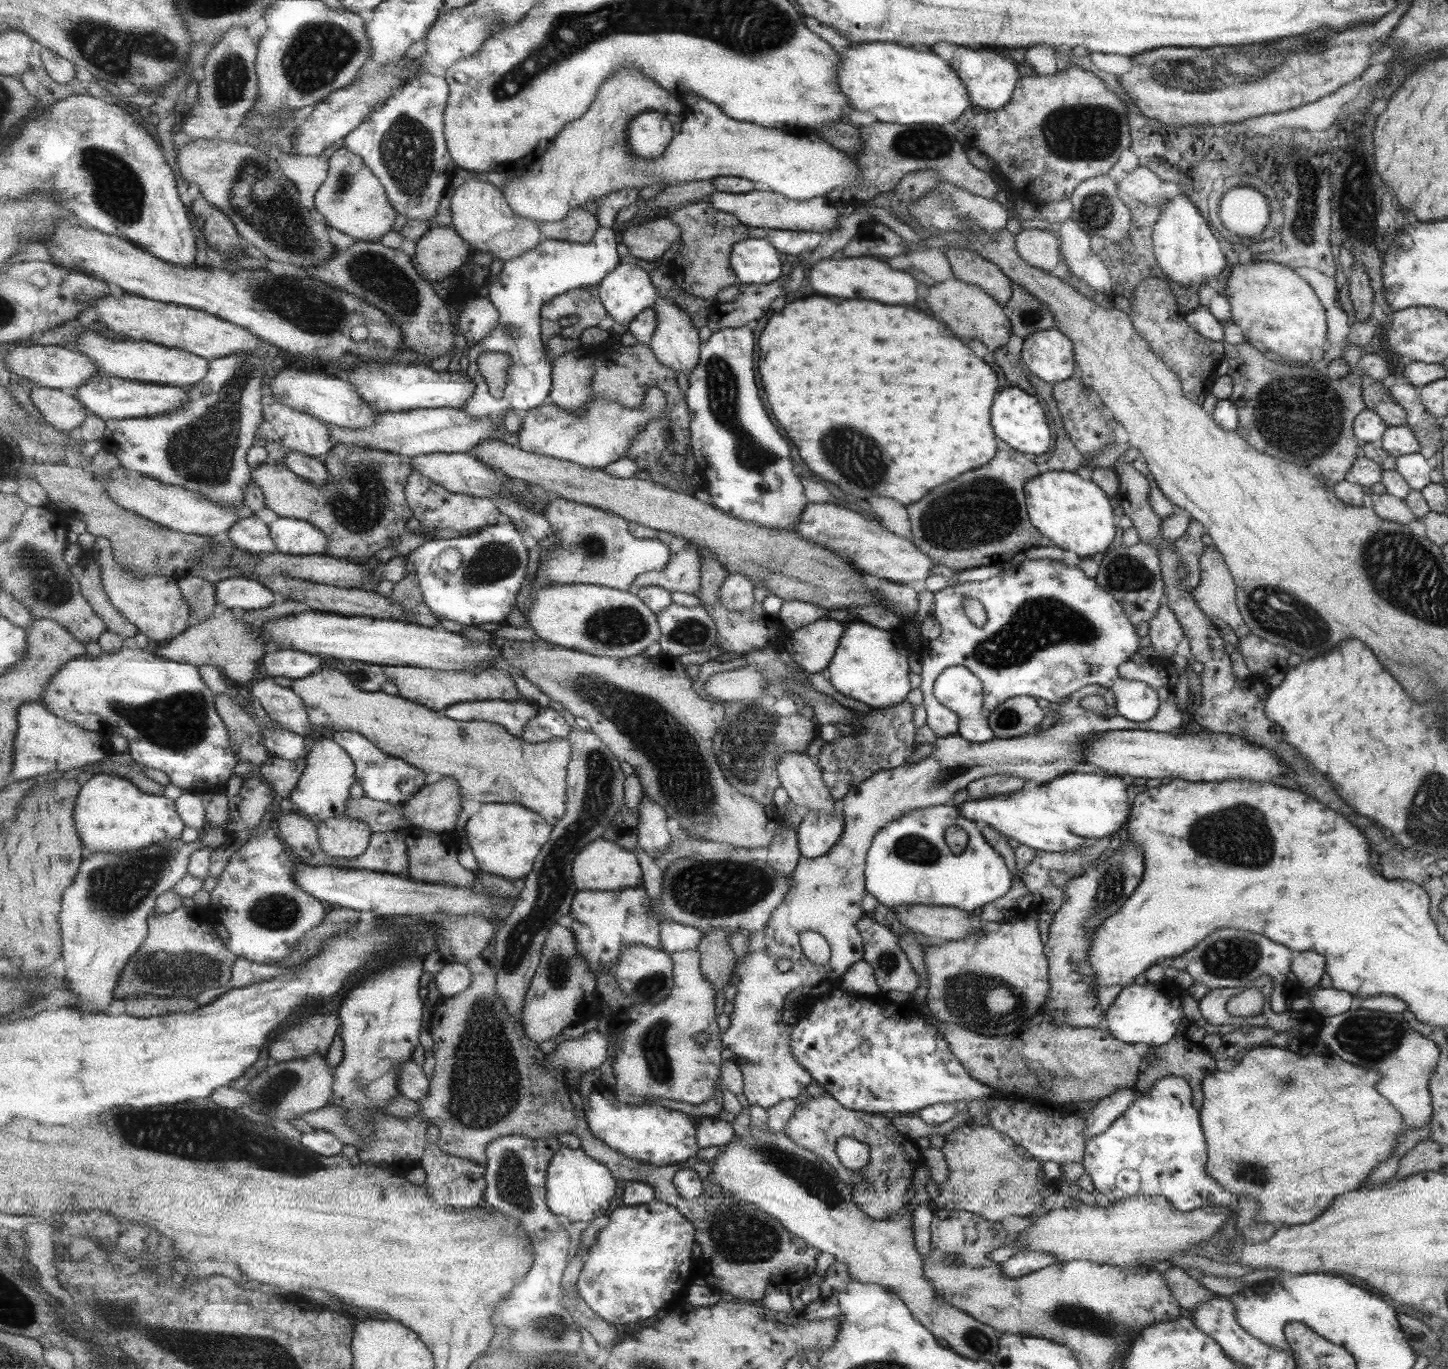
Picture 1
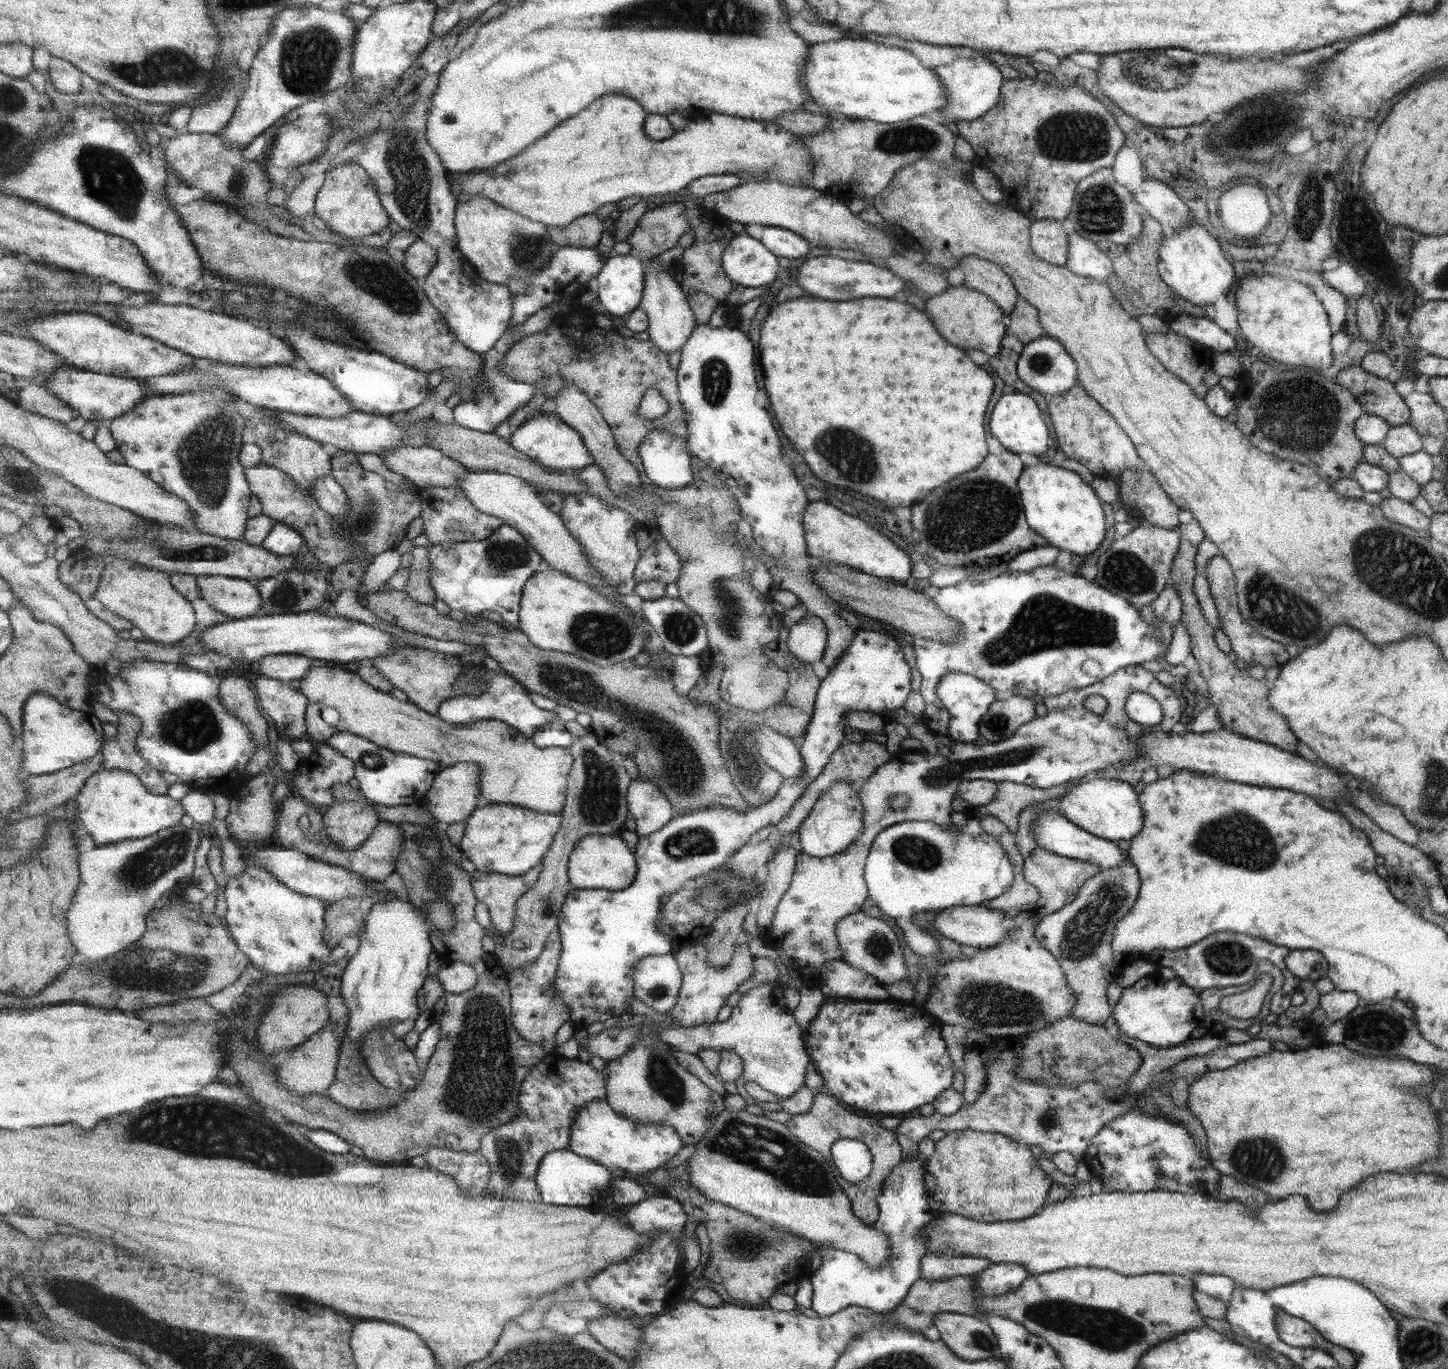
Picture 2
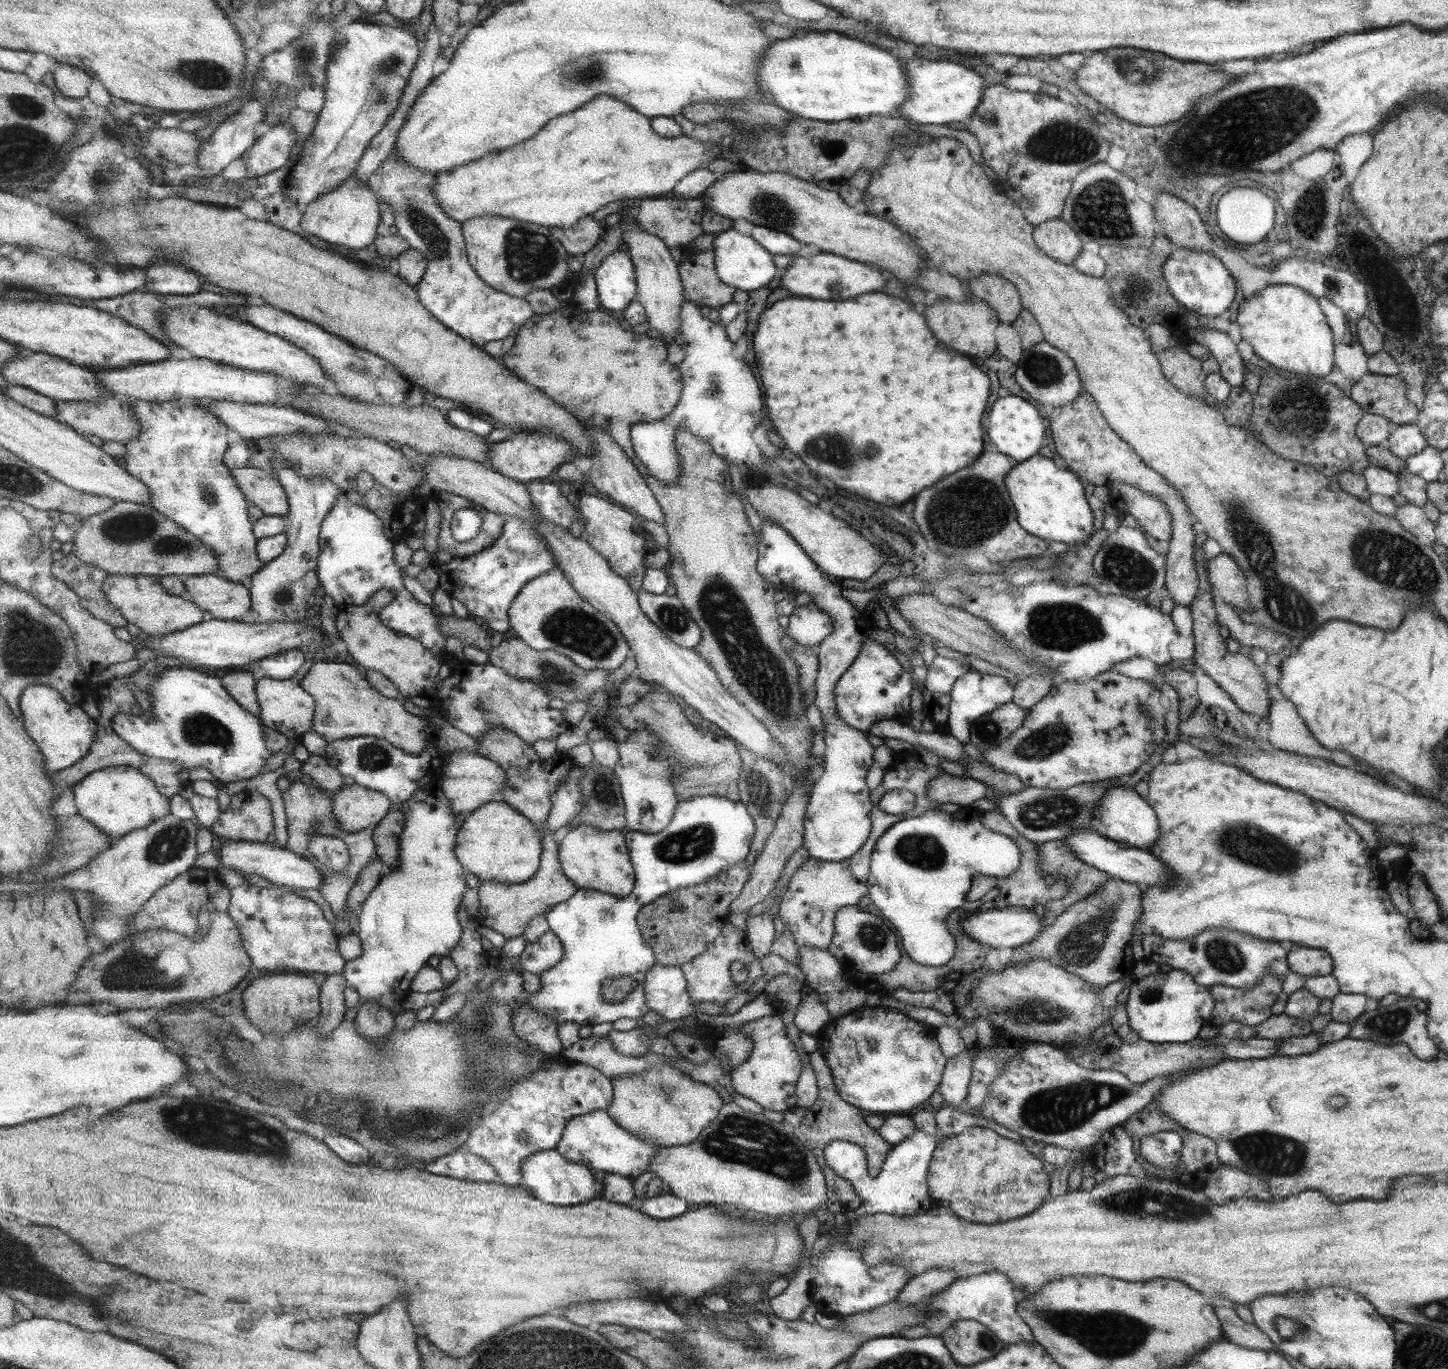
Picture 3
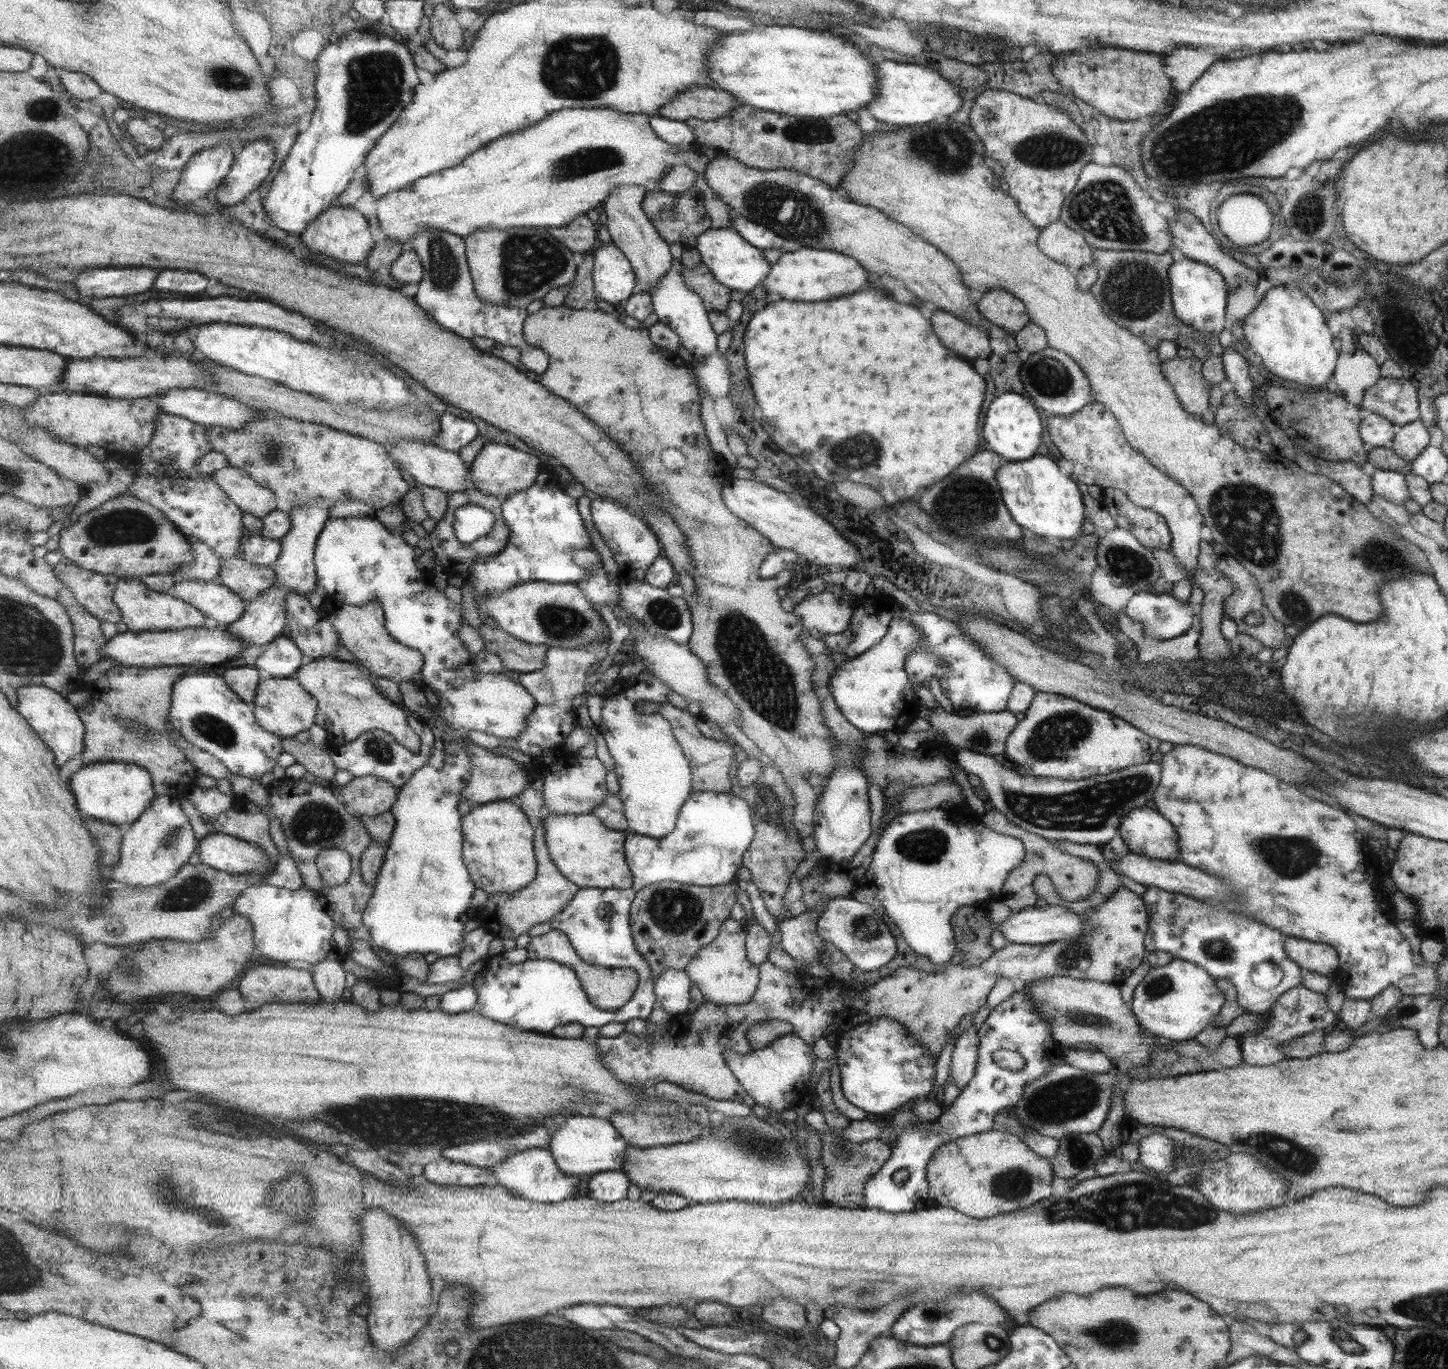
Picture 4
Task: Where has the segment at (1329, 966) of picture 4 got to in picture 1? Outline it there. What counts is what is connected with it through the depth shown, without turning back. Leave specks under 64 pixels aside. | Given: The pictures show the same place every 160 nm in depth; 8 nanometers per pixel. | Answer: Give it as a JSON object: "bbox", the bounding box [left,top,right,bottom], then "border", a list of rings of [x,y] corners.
{"bbox":[1290,951,1326,992],"border":[[[1292,951],[1290,954],[1290,971],[1296,976],[1303,992],[1317,985],[1323,976],[1323,968],[1326,968],[1326,960],[1315,951]]]}

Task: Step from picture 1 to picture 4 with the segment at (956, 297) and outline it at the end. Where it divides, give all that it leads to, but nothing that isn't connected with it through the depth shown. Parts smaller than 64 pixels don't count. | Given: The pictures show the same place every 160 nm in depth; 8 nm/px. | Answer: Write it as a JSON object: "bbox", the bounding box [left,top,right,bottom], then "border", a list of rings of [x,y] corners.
{"bbox":[931,310,991,360],"border":[[[941,310],[931,314],[931,322],[935,322],[935,334],[939,334],[939,338],[943,338],[943,342],[963,358],[975,360],[991,356],[987,332]]]}

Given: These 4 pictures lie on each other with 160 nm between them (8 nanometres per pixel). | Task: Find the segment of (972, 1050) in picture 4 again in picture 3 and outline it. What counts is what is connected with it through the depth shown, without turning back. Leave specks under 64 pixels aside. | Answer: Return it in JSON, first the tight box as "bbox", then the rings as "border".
{"bbox":[938,1050,972,1107],"border":[[[967,1050],[957,1054],[957,1058],[946,1060],[945,1069],[942,1072],[942,1080],[938,1084],[943,1104],[959,1107],[968,1091],[972,1062],[967,1058]]]}

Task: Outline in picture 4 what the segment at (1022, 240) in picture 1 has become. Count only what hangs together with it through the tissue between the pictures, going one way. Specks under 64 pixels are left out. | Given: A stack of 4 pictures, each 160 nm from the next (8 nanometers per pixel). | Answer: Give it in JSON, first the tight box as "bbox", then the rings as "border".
{"bbox":[1037,220,1094,273],"border":[[[1059,220],[1040,229],[1037,245],[1047,258],[1063,263],[1074,273],[1094,262],[1093,251],[1086,239]]]}

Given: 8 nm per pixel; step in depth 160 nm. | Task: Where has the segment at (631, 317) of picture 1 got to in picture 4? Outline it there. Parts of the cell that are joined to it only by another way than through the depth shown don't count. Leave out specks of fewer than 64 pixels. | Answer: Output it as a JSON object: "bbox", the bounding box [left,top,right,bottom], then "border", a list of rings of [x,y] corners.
{"bbox":[594,243,636,304],"border":[[[600,243],[594,250],[596,293],[609,304],[629,300],[635,292],[636,272],[627,255],[614,243]]]}

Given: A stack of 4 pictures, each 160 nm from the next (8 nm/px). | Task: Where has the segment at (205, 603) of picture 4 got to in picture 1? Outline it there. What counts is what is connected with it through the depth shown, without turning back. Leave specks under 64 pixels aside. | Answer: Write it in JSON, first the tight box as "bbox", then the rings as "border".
{"bbox":[215,577,273,610],"border":[[[233,577],[215,587],[218,602],[229,610],[259,610],[273,604],[273,591],[257,578]]]}

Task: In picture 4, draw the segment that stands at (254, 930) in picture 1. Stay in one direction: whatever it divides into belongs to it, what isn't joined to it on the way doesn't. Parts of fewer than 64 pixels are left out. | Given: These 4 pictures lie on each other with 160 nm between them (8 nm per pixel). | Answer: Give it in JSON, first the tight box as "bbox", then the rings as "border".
{"bbox":[232,883,337,966],"border":[[[263,883],[250,886],[238,898],[232,909],[235,915],[245,916],[254,924],[255,944],[257,950],[259,950],[258,954],[263,955],[274,964],[283,964],[289,960],[303,960],[303,962],[308,962],[314,966],[318,962],[333,956],[333,940],[337,923],[323,905],[318,893],[311,887],[303,885],[297,890],[289,890]]]}

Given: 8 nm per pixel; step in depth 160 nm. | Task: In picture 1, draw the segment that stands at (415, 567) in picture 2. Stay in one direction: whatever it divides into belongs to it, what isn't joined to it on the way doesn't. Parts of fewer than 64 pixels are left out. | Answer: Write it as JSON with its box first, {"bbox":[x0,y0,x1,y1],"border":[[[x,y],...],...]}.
{"bbox":[391,574,439,627],"border":[[[409,574],[394,585],[391,594],[394,601],[397,601],[406,610],[405,622],[415,623],[426,627],[439,626],[439,617],[431,610],[425,602],[424,594],[420,588],[420,582],[415,574]]]}

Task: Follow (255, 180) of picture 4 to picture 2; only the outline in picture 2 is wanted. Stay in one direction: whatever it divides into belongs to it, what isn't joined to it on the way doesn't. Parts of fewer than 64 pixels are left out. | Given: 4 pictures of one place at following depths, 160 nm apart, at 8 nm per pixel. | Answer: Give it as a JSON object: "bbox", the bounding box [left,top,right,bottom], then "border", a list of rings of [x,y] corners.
{"bbox":[266,114,334,169],"border":[[[328,114],[300,116],[283,125],[266,154],[270,169],[295,167],[314,161],[325,152],[334,124]]]}

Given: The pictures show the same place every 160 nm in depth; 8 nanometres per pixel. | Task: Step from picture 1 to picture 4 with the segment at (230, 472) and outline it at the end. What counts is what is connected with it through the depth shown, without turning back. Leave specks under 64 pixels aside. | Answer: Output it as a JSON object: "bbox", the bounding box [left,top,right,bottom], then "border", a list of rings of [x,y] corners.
{"bbox":[127,408,277,604],"border":[[[161,408],[157,431],[153,441],[140,453],[141,467],[136,472],[135,481],[129,484],[127,493],[159,507],[180,531],[212,546],[224,562],[217,581],[235,591],[248,604],[274,588],[277,576],[273,567],[259,566],[242,558],[240,540],[244,537],[246,513],[221,490],[212,474],[201,474],[196,468],[198,460],[213,451],[207,437],[209,429]]]}

